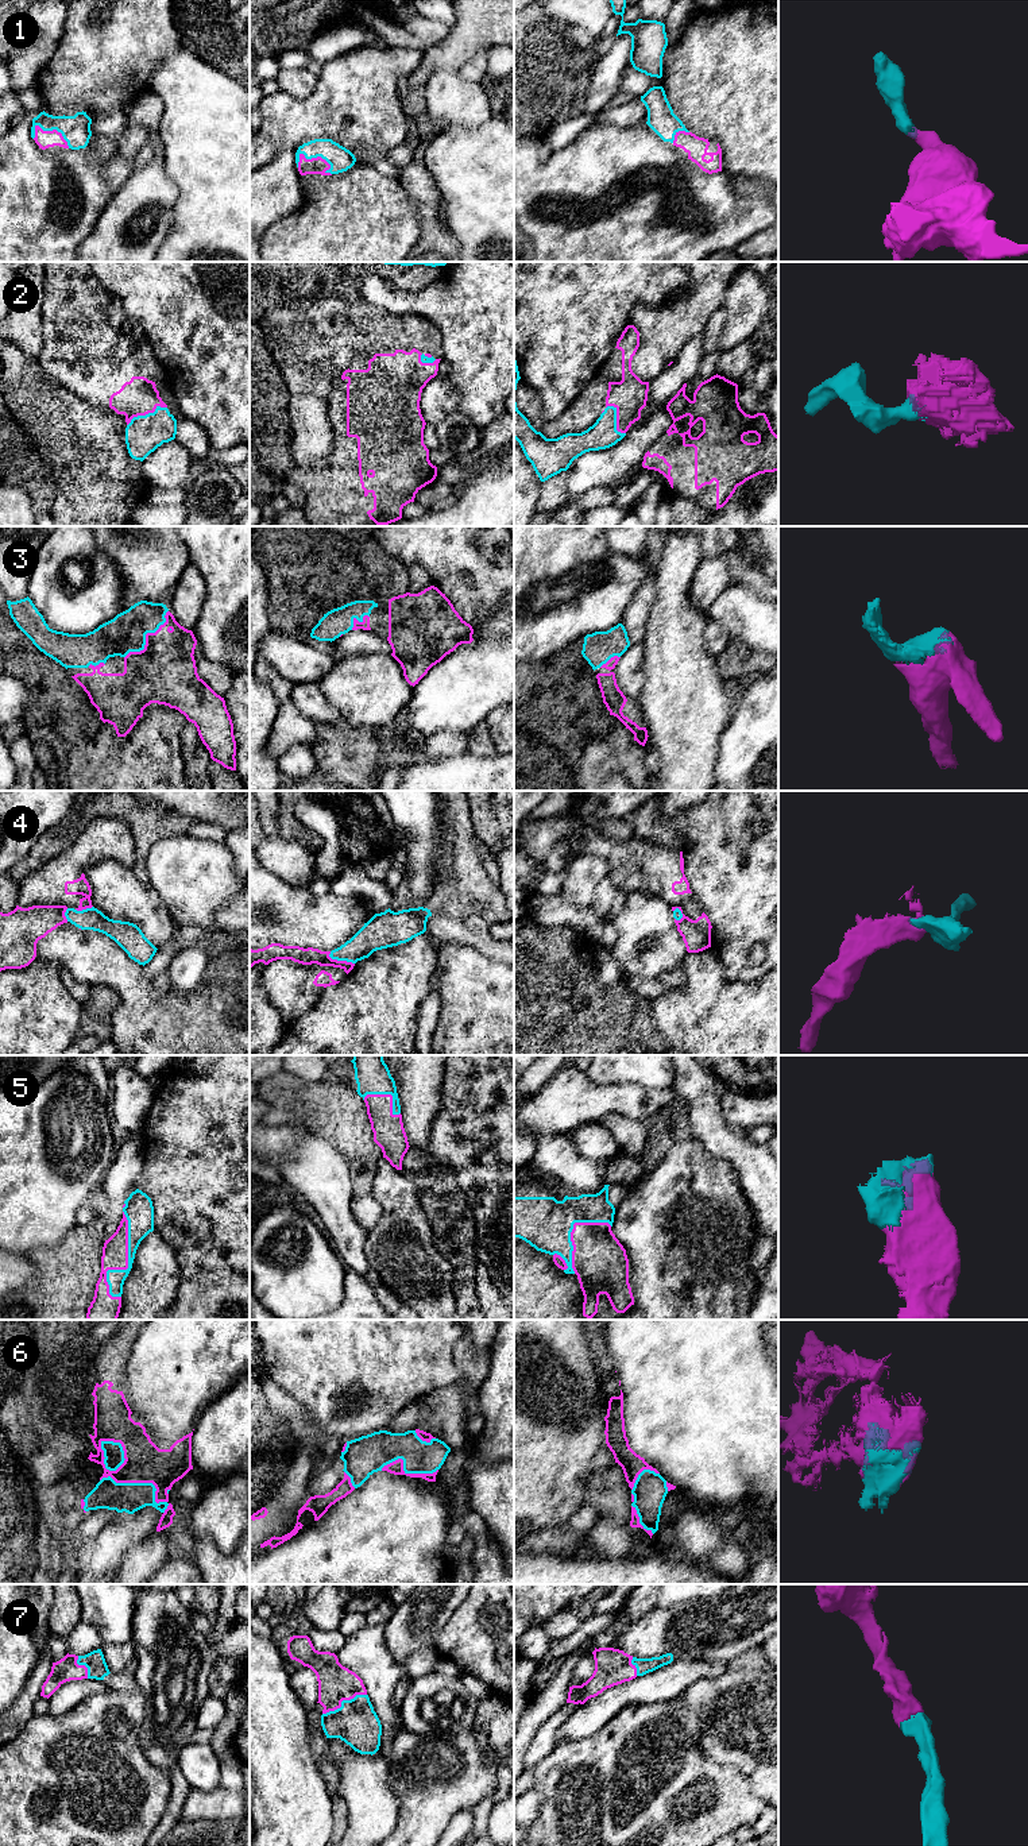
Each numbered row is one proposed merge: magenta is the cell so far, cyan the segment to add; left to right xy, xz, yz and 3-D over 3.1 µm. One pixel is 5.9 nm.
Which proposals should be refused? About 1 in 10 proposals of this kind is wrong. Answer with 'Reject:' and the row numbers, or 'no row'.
Reject: no row

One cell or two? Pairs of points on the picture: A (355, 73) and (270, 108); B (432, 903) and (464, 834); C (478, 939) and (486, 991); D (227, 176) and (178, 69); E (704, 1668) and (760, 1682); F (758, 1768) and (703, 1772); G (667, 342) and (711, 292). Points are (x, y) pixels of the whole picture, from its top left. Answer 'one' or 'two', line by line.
A: one
B: one
C: two
D: one
E: two
F: two
G: one

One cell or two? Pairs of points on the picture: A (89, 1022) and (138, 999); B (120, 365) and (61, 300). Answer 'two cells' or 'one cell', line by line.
A: two cells
B: one cell

